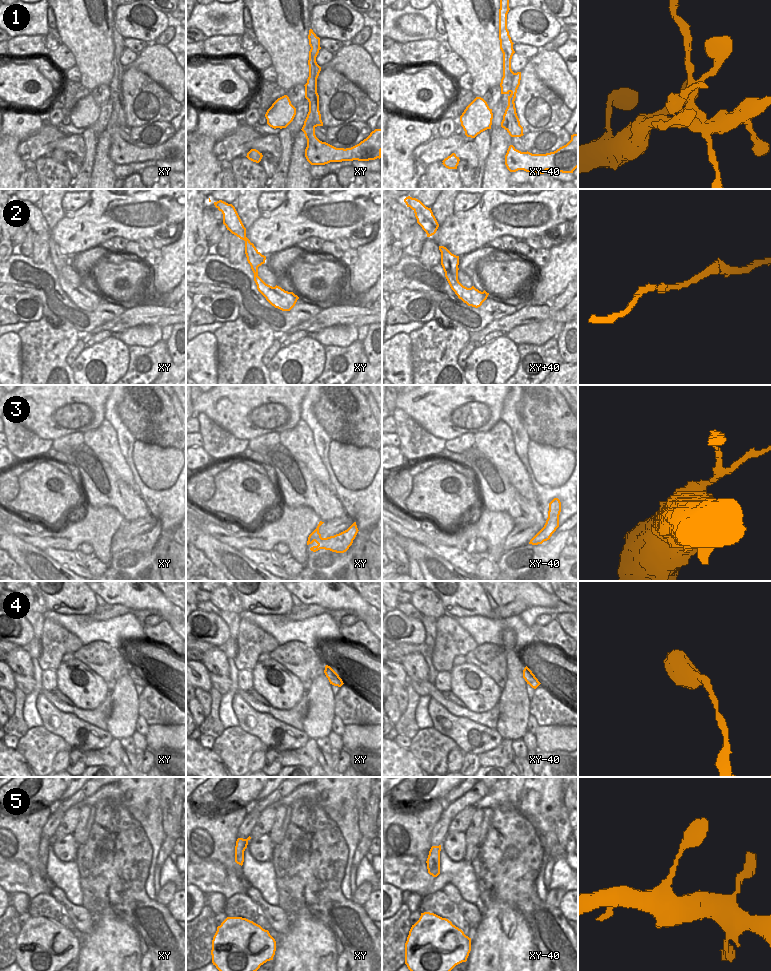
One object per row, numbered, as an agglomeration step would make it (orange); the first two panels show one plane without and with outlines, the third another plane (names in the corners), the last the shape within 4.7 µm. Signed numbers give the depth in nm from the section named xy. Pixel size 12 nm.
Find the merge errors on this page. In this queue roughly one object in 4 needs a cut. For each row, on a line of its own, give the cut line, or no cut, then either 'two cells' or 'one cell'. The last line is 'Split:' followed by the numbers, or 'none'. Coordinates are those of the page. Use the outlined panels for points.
1: cut in xy-40 along (513, 100), (511, 122), (507, 130); two cells
2: no cut; one cell
3: cut in xy along (340, 533), (347, 539), (352, 540); two cells
4: no cut; one cell
5: no cut; one cell
Split: 1, 3

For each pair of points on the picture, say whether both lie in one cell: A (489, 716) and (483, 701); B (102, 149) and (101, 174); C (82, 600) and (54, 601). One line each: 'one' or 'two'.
A: two
B: one
C: one

